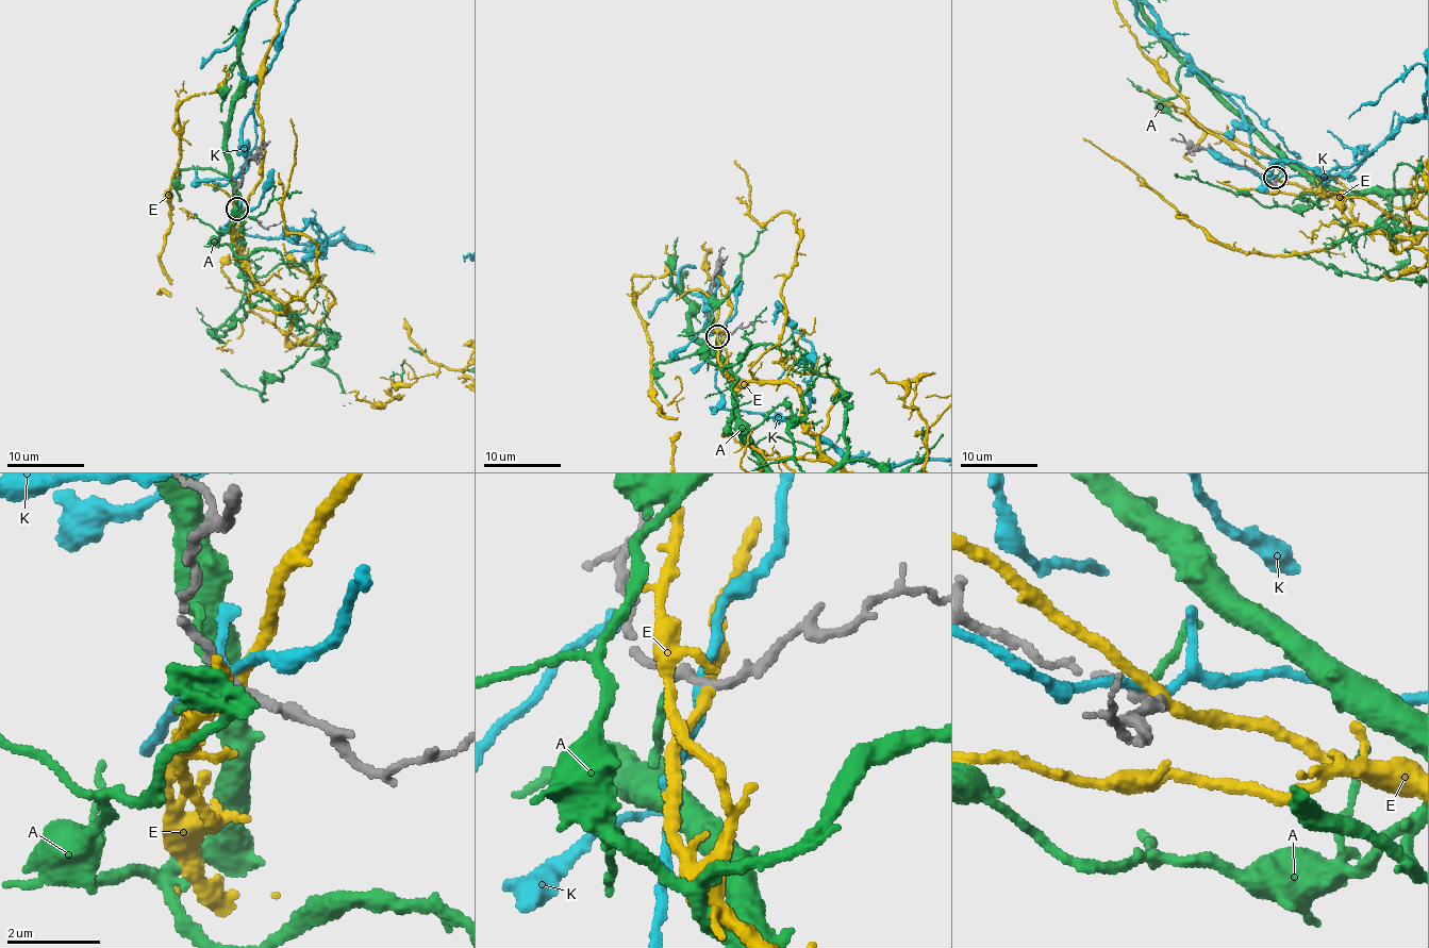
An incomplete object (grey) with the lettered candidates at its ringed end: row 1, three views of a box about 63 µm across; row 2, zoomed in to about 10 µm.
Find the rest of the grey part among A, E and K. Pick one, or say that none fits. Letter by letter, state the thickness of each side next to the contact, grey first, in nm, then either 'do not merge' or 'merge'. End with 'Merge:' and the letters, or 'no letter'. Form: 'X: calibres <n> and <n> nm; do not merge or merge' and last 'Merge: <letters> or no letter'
A: calibres 190 and 160 nm; merge
E: calibres 200 and 200 nm; do not merge
K: calibres 200 and 180 nm; do not merge
Merge: A

